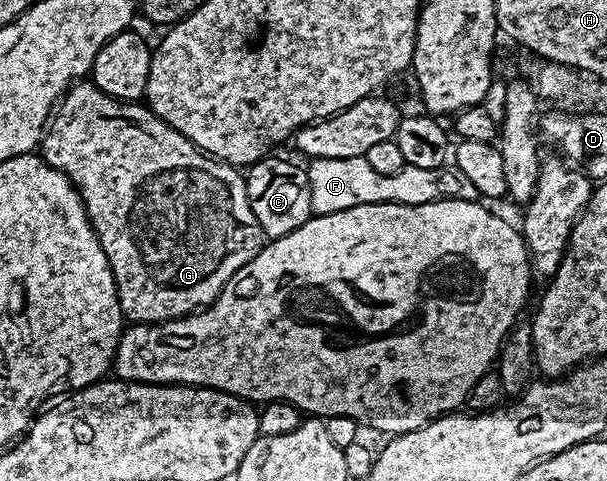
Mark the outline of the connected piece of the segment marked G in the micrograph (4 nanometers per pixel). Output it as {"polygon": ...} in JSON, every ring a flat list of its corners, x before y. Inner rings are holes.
{"polygon":[[78,81,71,86,51,114,42,136,40,154,48,165,52,165,57,171,64,173,71,185,77,189,78,196,82,198,82,204,86,206,86,216,90,218,90,224,94,227,96,237,108,257,108,265,114,274,114,284,118,290,118,300,122,306,123,316,134,323,167,323,169,319,181,319,184,315,192,315,201,308,211,306,215,297,224,289,227,281,236,273,236,269,240,269,245,263,252,261,252,257,256,257,256,253,264,246,262,226,256,221,256,213,252,213,252,205,248,201,246,192,246,181,239,168,202,154,200,157,202,167,168,167,168,169,160,169,160,171,146,175,146,155,164,155,162,151,156,151,156,149,168,149,168,145,183,143,185,139,180,132,172,129,170,124,155,115,149,106,138,101,114,99,92,81]]}

